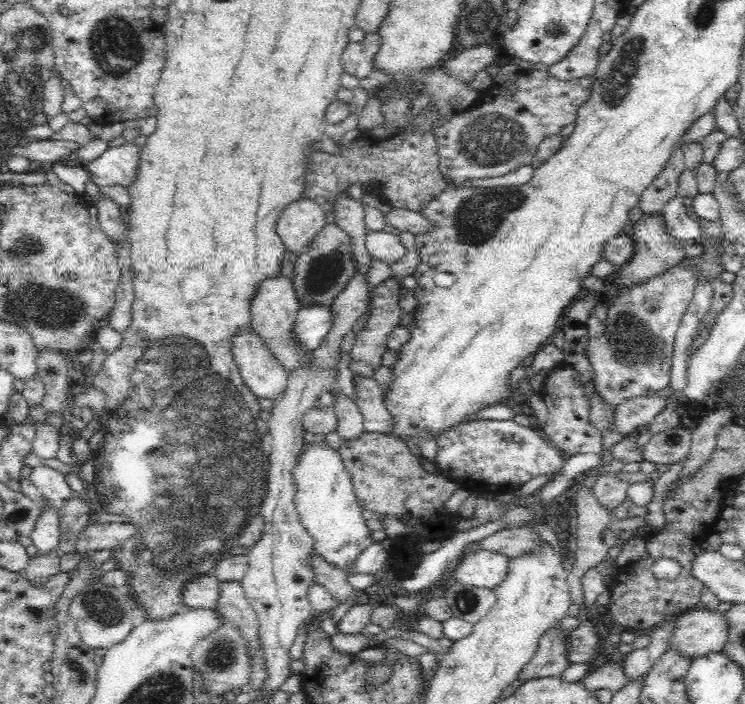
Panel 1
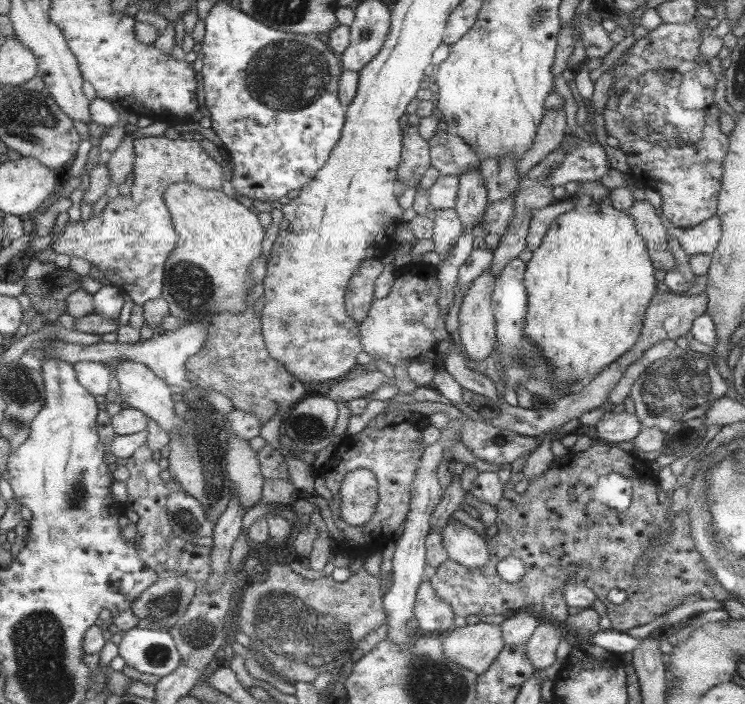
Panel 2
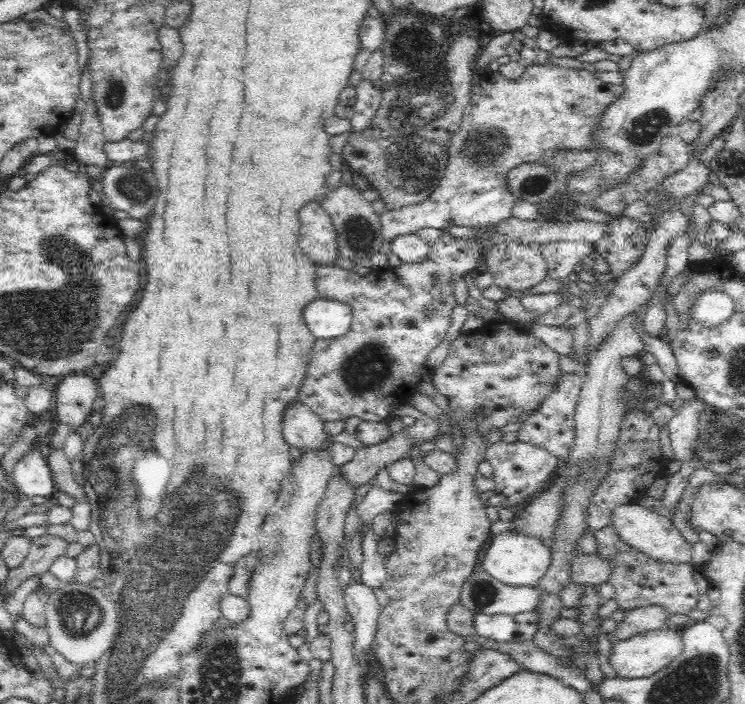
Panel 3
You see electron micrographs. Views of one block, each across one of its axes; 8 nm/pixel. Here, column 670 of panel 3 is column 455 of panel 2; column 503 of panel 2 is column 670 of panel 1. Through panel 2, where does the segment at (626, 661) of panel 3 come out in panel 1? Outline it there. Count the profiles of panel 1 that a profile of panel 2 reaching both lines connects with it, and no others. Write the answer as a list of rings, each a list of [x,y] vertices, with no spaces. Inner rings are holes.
[[[690,610],[679,616],[670,650],[691,660],[708,653],[722,652],[729,640],[729,626],[725,614],[718,610]]]

